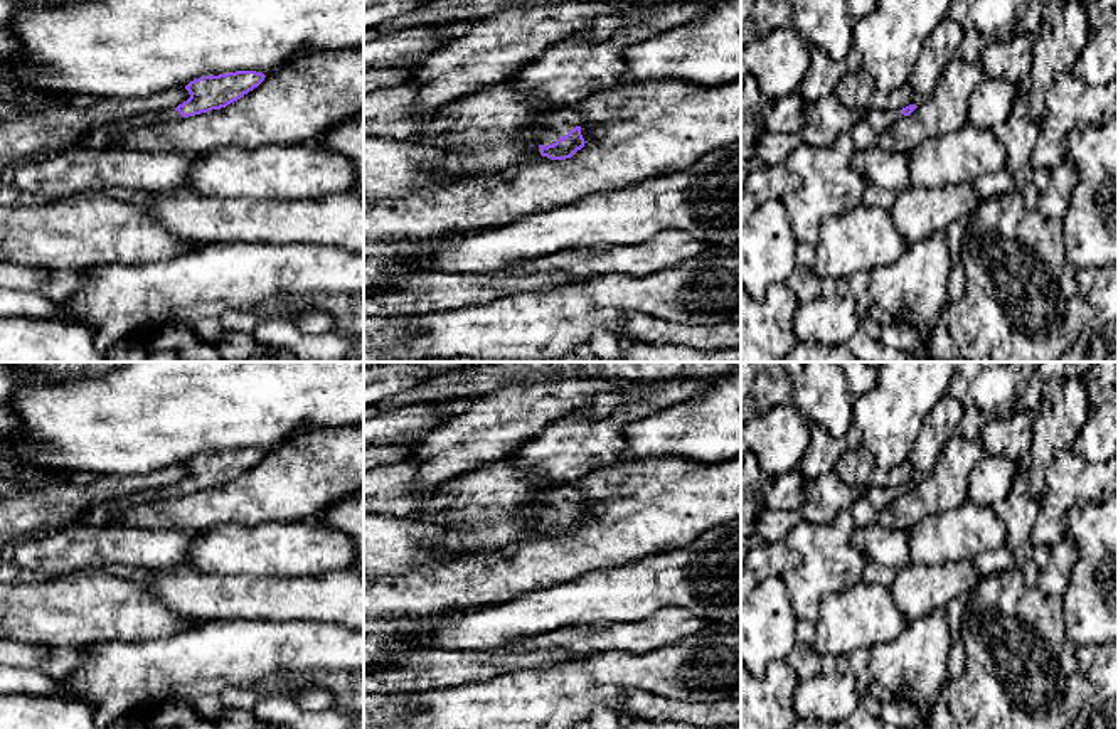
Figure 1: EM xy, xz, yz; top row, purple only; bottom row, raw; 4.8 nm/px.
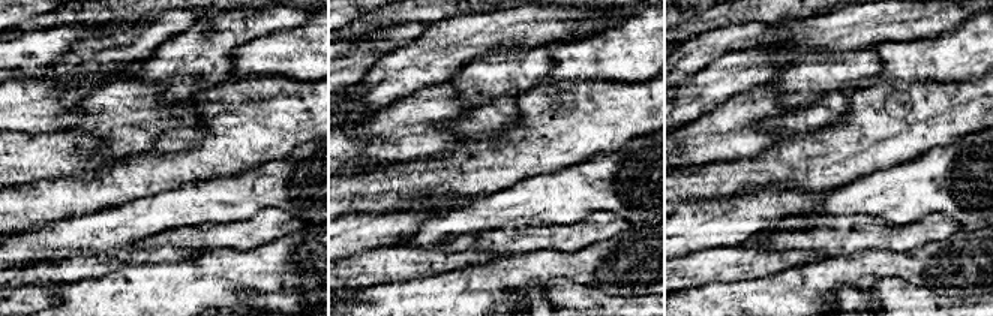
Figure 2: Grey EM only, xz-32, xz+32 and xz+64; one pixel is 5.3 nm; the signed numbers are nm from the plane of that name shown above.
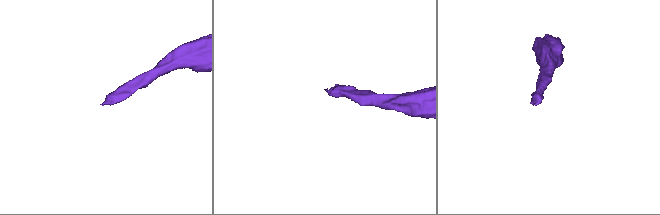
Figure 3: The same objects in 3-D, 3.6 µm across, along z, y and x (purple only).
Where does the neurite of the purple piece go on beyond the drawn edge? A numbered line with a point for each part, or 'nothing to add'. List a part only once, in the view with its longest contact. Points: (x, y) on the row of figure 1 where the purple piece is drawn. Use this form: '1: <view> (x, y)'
1: xz (556, 122)

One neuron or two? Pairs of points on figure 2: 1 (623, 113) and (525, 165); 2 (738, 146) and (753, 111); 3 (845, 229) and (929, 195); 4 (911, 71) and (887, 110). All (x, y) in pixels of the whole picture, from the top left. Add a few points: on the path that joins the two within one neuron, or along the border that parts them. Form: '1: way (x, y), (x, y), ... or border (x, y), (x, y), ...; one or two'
1: way (599, 116), (572, 122), (549, 143); one
2: way (735, 137), (735, 126), (744, 117); one
3: border (920, 219), (911, 225), (885, 225); two
4: border (941, 81), (882, 81), (870, 87); two

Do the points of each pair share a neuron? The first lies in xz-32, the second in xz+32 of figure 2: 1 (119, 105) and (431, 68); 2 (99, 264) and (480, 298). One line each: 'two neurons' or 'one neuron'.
1: two neurons
2: two neurons

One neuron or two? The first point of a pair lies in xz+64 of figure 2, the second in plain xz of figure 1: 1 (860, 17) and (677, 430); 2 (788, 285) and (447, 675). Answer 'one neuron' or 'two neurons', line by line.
1: two neurons
2: two neurons

